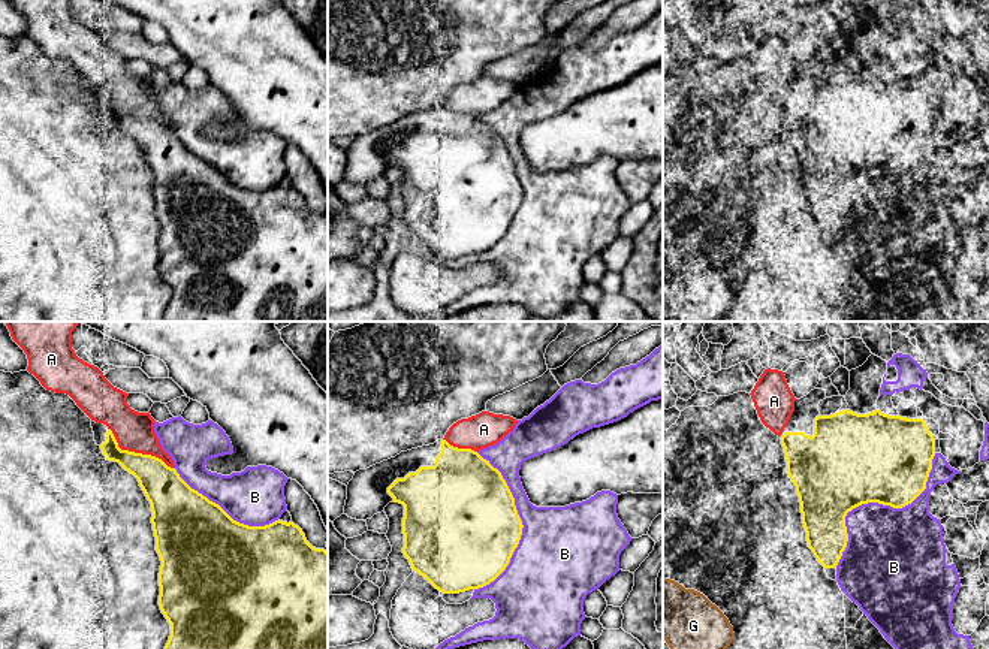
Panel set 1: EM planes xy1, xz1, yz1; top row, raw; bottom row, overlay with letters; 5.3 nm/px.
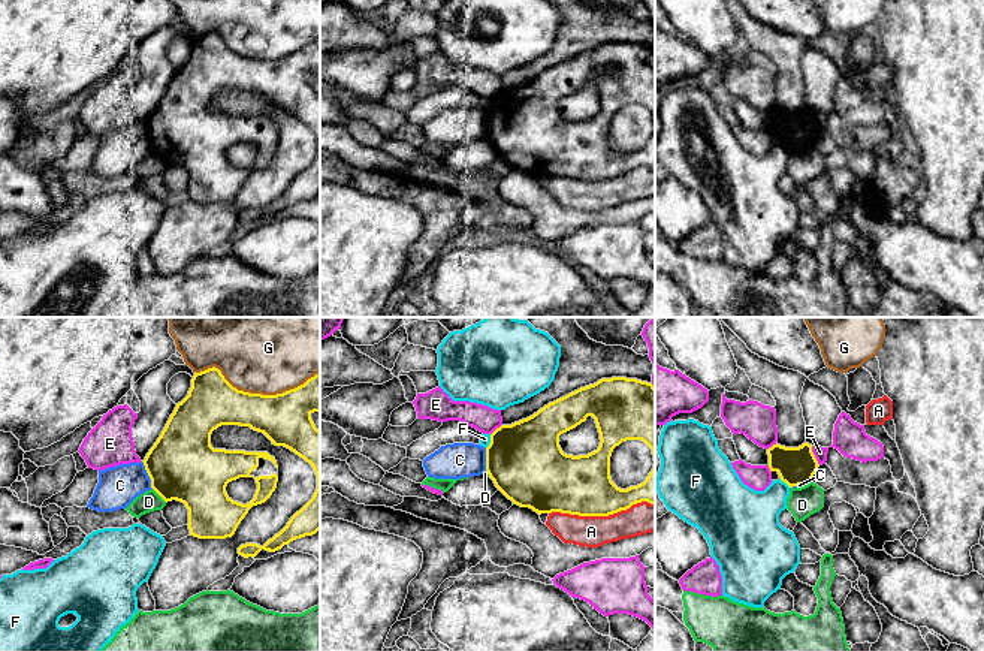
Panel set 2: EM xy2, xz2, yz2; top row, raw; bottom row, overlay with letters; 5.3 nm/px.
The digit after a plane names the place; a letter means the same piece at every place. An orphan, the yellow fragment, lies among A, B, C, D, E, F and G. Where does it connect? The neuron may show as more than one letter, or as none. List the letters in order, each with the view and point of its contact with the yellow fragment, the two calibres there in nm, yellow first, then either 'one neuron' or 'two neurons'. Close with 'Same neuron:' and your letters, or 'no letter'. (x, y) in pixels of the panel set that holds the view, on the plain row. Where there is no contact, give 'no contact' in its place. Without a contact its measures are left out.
A: xz2 (601, 180) | 320/170 nm | two neurons
B: yz1 (876, 166) | 480/420 nm | two neurons
C: xy2 (148, 139) | 380/220 nm | two neurons
D: xy2 (160, 160) | 380/110 nm | two neurons
E: yz2 (814, 120) | 200/70 nm | two neurons
F: yz2 (785, 147) | 200/280 nm | two neurons
G: xy2 (256, 59) | 280/320 nm | two neurons
Same neuron: no letter

